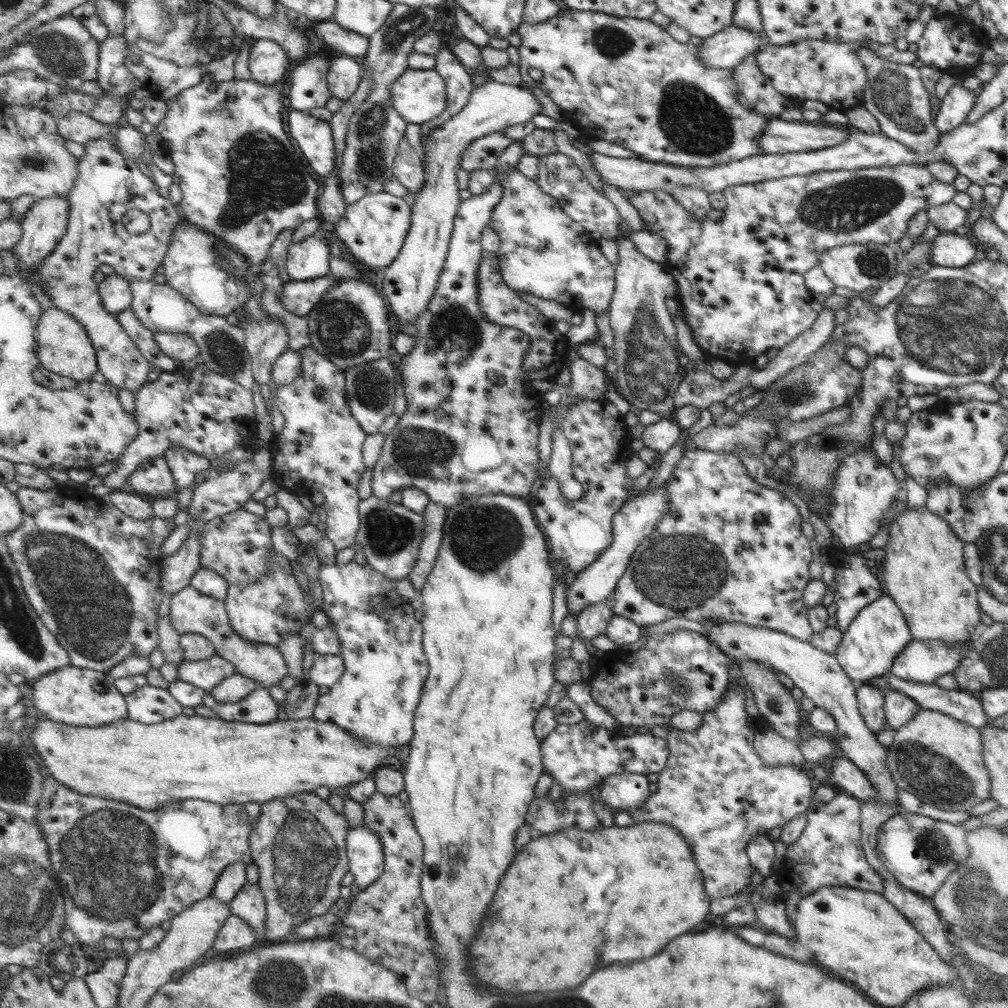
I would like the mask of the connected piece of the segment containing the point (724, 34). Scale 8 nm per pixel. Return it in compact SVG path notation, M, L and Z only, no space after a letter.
M731 24L719 33L704 38L697 47L700 61L707 66L732 69L741 59L757 52L764 41L762 32L752 32Z

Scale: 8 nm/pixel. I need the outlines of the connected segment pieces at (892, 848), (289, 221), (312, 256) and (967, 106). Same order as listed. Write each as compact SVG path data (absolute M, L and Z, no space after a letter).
M900 809L879 826L876 855L903 888L928 899L957 866L964 864L969 854L965 842L967 832L964 824L954 825Z
M289 73L284 77L284 80L276 82L276 84L261 84L252 79L248 80L231 80L227 82L219 82L212 79L207 79L193 88L185 89L179 96L172 98L167 104L168 111L166 117L156 126L163 138L162 151L165 152L175 165L174 184L178 185L182 190L182 200L179 203L185 216L184 218L199 228L204 228L208 232L212 232L215 237L223 239L239 253L243 253L246 259L252 264L252 272L260 275L263 265L270 256L271 246L276 241L277 237L288 228L296 228L307 220L317 219L317 192L319 192L319 184L313 180L311 172L309 172L309 164L305 160L305 155L301 150L297 150L291 142L291 138L285 132L285 122L283 122L283 114L281 110L287 107L287 89L289 88L290 77Z
M309 236L294 243L287 252L288 261L285 270L291 280L307 281L327 276L329 272L329 245L322 238Z
M957 81L941 100L935 101L936 115L932 121L939 134L953 131L955 126L964 124L975 104L976 95L976 91L964 89Z

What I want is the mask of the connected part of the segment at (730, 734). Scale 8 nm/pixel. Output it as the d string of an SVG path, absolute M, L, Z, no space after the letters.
M741 680L729 683L719 704L713 710L700 714L703 724L697 730L689 732L670 727L666 739L672 753L668 765L659 773L658 790L639 808L618 810L615 816L619 826L633 826L638 822L672 824L692 846L693 858L703 878L704 893L711 900L733 896L750 882L755 869L746 854L746 845L754 836L766 834L776 826L782 828L788 820L805 813L814 803L810 775L803 773L801 767L769 766L756 755L754 738L758 729L753 718L745 712L745 706L750 705L743 694L745 687L745 682Z

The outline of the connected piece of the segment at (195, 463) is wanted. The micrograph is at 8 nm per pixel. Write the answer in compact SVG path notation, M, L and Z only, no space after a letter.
M180 446L170 448L164 457L173 471L179 490L181 488L193 489L197 482L212 470L209 458L186 448L180 448Z

